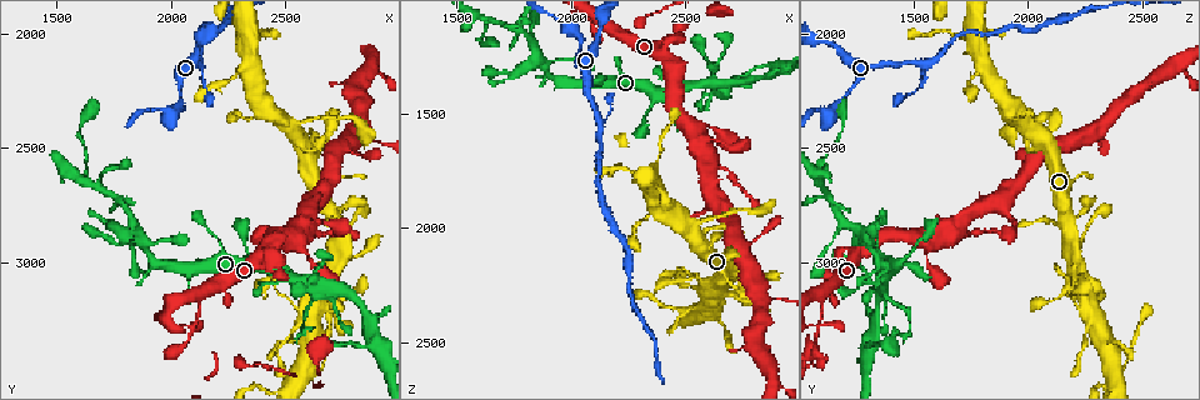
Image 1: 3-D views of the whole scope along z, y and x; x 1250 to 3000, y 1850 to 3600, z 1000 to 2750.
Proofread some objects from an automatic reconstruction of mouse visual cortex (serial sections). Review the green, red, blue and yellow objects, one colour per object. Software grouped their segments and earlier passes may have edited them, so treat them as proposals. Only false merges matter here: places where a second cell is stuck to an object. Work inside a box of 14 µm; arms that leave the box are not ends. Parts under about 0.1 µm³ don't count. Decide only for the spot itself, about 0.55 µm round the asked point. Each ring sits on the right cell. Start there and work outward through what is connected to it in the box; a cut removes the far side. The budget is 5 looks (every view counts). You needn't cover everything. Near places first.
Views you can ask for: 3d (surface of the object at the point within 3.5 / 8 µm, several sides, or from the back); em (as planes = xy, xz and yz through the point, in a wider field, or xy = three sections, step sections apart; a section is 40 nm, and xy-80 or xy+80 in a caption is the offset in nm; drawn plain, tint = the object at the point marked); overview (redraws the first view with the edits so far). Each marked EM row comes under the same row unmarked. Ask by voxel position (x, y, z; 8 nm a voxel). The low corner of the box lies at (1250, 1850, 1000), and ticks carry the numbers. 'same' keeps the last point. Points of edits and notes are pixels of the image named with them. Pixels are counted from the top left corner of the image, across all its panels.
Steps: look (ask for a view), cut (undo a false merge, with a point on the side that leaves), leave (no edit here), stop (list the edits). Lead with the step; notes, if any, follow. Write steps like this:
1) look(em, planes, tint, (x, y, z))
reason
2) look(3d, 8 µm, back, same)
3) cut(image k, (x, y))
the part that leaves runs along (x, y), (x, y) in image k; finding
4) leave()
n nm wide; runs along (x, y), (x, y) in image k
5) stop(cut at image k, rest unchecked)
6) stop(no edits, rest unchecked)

look(3d, 3.5 µm, (1760, 2710, 1120))
sharp bend

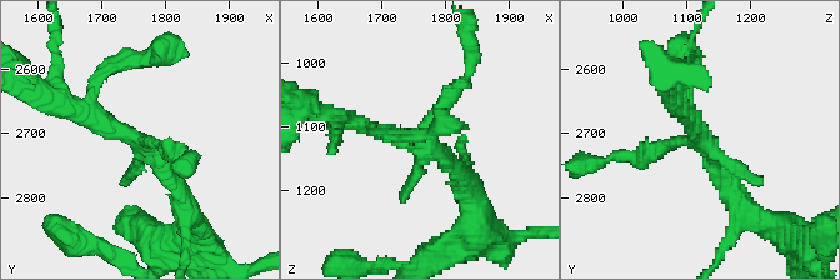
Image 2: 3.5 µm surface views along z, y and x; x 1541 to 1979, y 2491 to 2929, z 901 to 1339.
look(em, xy, step 1, tint, (1765, 2715, 1120))

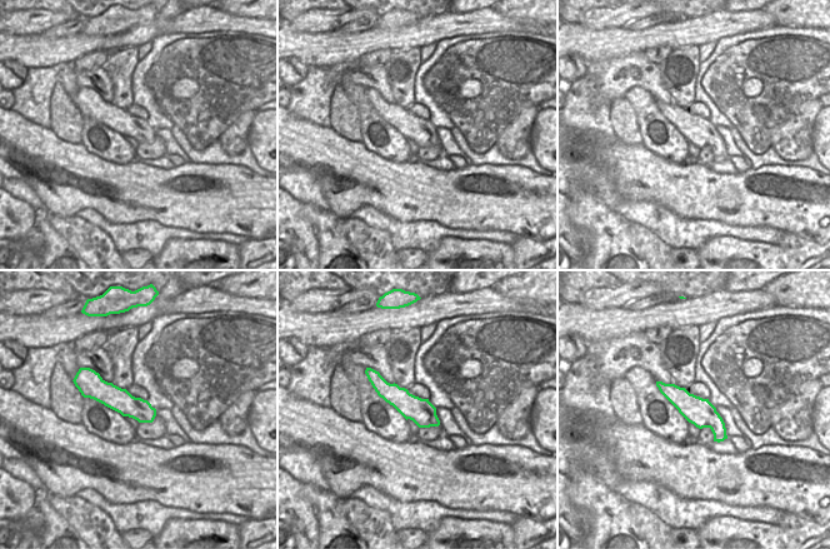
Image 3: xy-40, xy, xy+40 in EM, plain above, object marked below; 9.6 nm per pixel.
leave()
runs along (184, 201), (141, 140), (69, 105) in image 2; continuous, no second cell

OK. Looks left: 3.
look(3d, 8 µm, (2900, 3360, 1290))
three-way junction

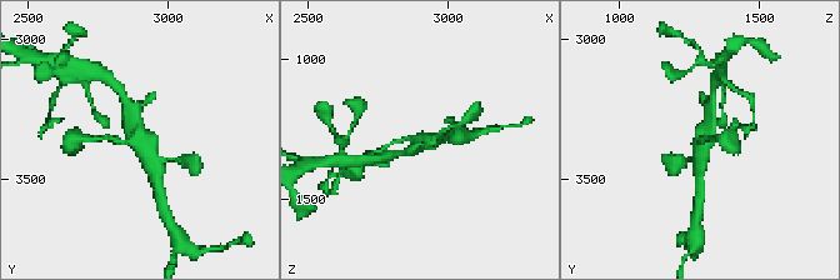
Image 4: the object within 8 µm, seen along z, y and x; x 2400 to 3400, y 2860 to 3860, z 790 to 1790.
look(em, xy, step 2, tint, (2880, 3360, 1300))
need the tissue

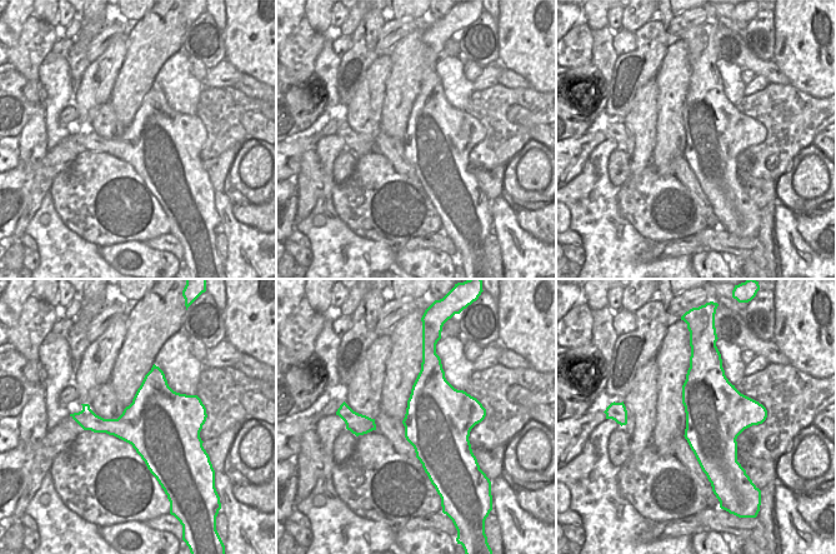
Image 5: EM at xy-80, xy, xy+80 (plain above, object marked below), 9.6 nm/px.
leave()
runs along (126, 108), (154, 171) in image 4; continuous, no second cell

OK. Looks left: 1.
stop(no edits, rest unchecked)

